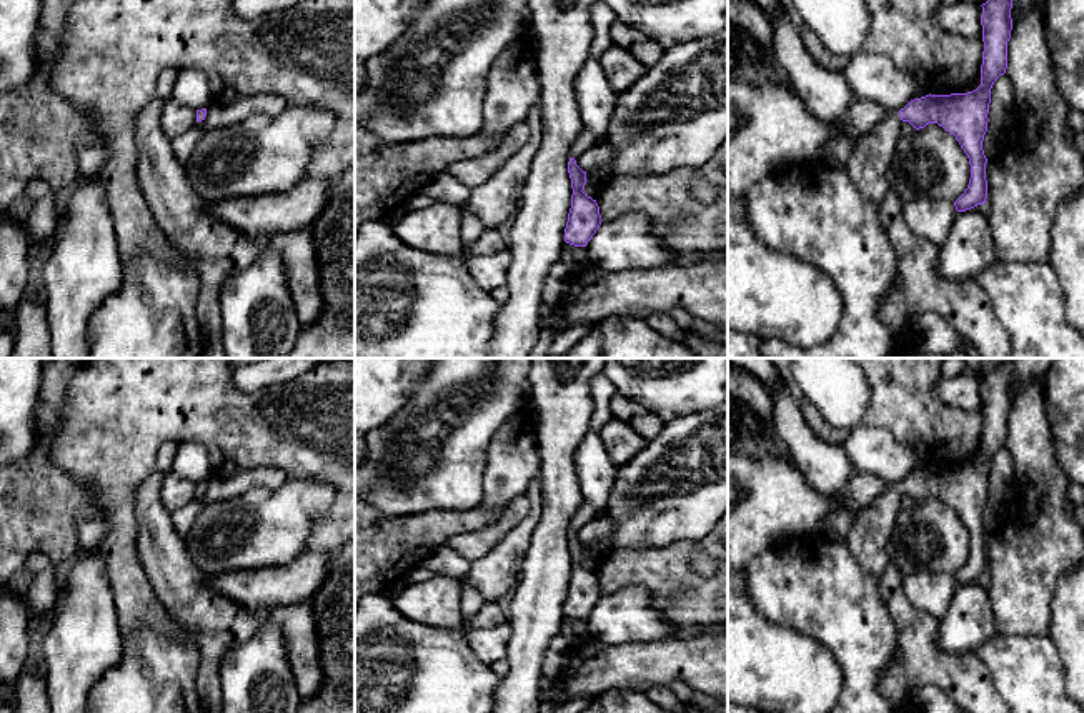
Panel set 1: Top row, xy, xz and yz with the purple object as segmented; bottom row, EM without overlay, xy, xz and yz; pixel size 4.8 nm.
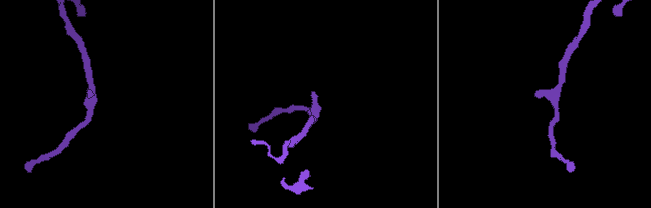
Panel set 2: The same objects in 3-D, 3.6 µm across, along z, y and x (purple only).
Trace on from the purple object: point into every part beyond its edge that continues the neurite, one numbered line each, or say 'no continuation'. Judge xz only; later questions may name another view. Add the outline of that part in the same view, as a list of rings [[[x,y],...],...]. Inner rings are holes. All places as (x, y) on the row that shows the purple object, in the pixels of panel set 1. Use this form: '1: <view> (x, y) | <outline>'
1: xz (586, 139) | [[[583,128],[569,148],[569,158],[574,160],[579,158],[584,152],[588,152],[596,143],[598,143],[596,135],[591,130]]]

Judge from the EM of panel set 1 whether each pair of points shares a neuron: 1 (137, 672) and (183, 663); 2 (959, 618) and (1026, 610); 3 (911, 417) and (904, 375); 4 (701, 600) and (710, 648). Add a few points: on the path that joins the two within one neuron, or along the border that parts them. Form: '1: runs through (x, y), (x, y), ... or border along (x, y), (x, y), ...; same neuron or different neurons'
1: runs through (149, 672), (160, 672), (172, 663); same neuron
2: border along (984, 577), (993, 623), (998, 632); different neurons
3: runs through (906, 407), (904, 385); same neuron
4: border along (705, 627), (710, 628); different neurons

